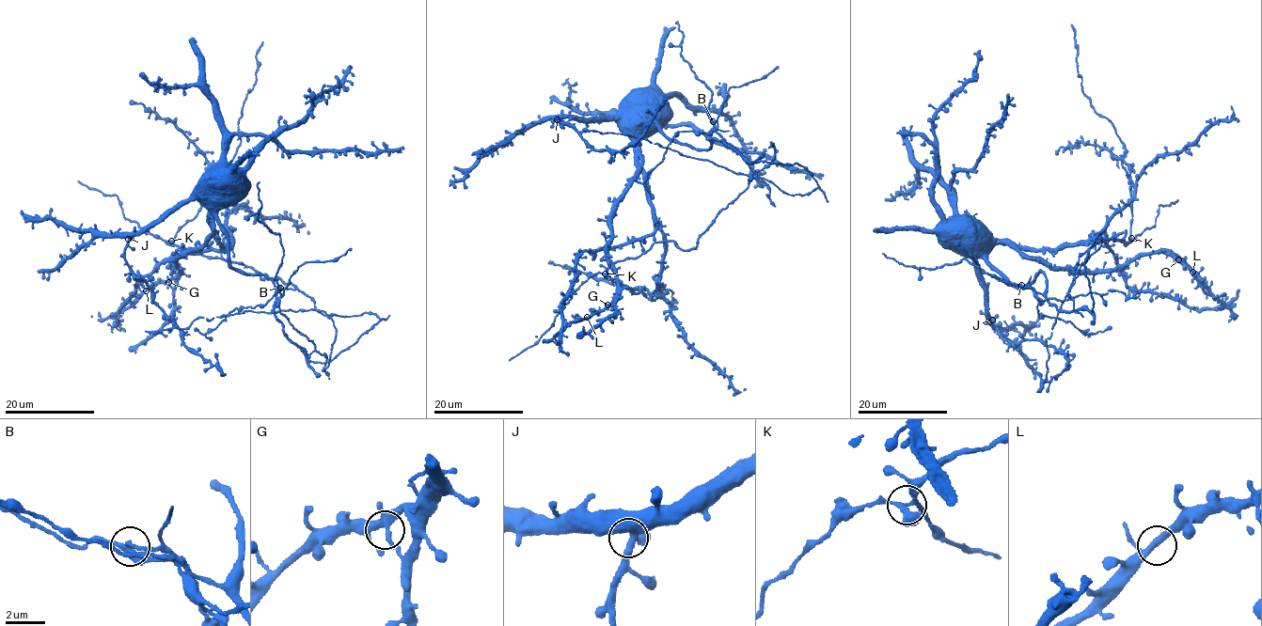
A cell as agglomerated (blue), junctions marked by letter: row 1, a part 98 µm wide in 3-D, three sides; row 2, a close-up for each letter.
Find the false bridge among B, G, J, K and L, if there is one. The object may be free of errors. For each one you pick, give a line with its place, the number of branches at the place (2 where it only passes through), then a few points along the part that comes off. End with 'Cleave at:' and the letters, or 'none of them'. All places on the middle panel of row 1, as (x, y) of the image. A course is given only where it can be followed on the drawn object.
B: Place: (713, 121). Branches: 3. Course of the part to remove: (714, 121), (714, 128), (705, 133), (680, 131), (673, 138), (662, 163), (646, 174), (644, 185), (653, 199)
Cleave at: B

